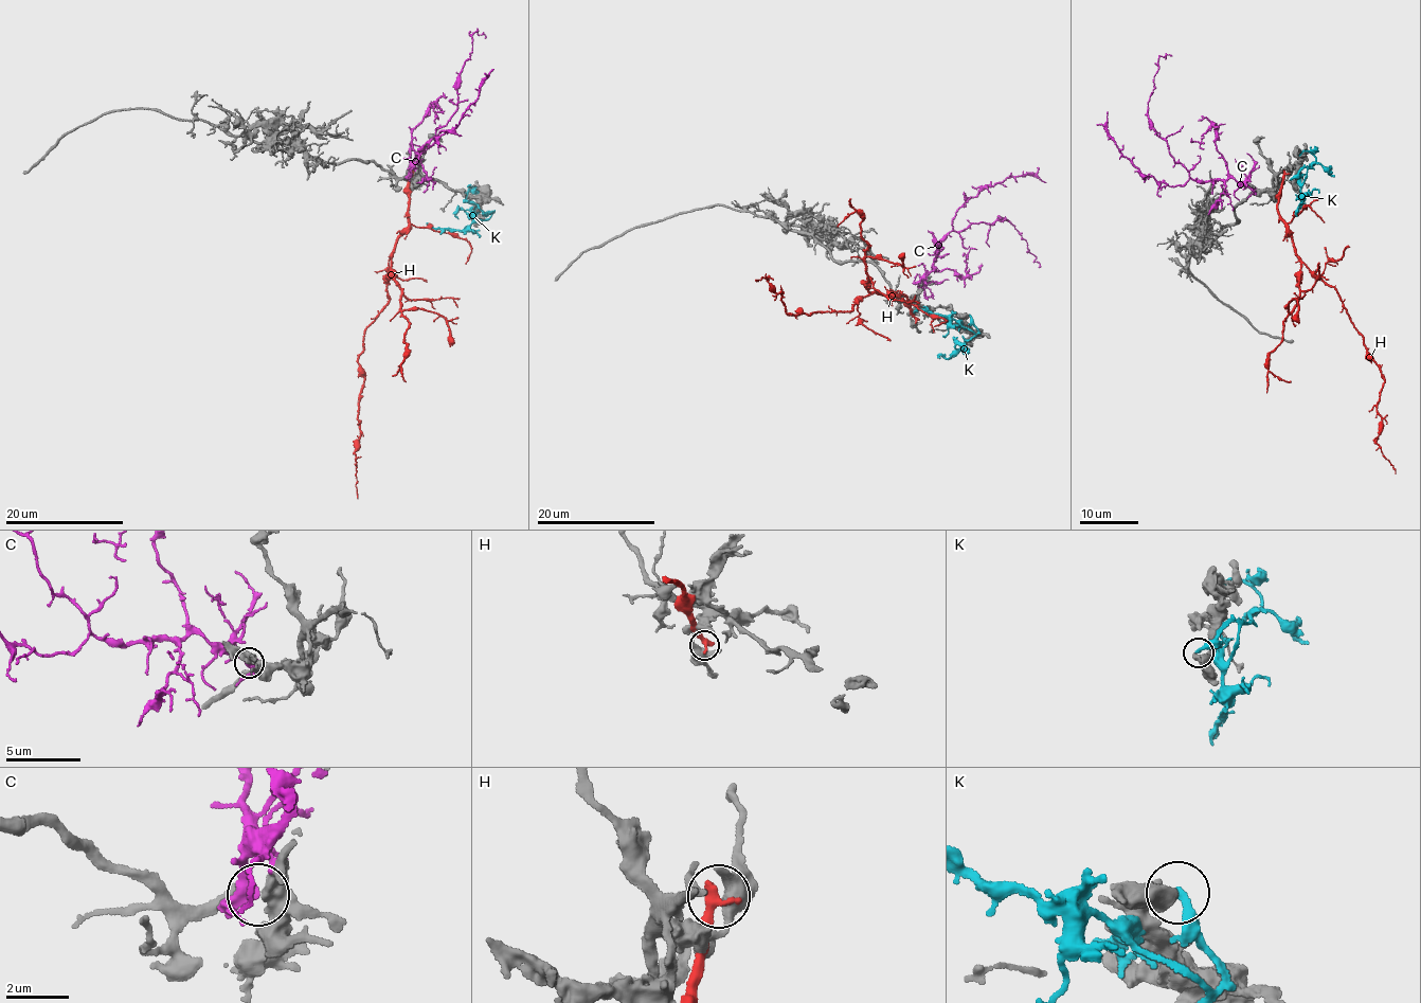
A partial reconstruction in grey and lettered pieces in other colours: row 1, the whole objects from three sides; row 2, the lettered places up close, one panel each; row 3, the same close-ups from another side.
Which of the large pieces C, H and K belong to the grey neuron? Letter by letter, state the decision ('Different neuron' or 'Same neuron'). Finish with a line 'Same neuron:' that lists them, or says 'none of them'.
C: Different neuron
H: Different neuron
K: Different neuron
Same neuron: none of them

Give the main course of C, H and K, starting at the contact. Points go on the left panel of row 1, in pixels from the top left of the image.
C: (412, 175), (417, 148), (455, 110), (471, 35), (478, 31), (485, 38)
H: (411, 173), (409, 216), (393, 256), (390, 296), (366, 327), (358, 360), (364, 380), (355, 453), (358, 499)
K: (482, 214), (491, 213), (461, 230), (433, 228), (426, 222)

